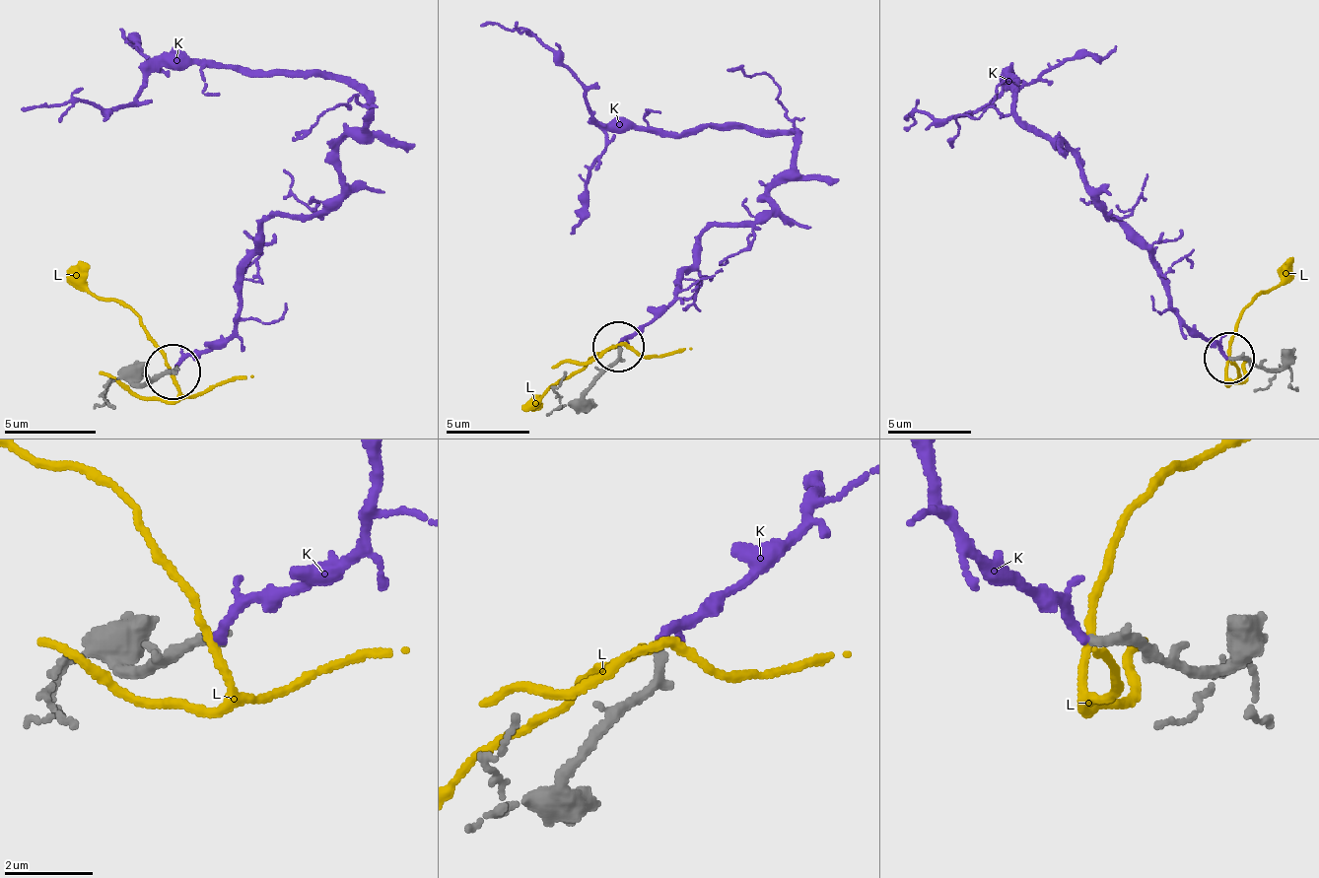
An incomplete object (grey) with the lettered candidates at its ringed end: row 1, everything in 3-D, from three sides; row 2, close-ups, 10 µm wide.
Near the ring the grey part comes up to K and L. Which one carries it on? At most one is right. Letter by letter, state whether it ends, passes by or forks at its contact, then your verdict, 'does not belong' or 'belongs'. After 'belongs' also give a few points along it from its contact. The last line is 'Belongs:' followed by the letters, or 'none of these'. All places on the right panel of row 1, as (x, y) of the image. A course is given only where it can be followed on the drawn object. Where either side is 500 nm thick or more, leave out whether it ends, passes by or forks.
K: it ends; belongs; course (1229, 357), (1171, 303), (1162, 269), (1087, 193), (1075, 156), (1015, 113), (1011, 76), (965, 113), (907, 117)
L: it passes by; does not belong
Belongs: K

